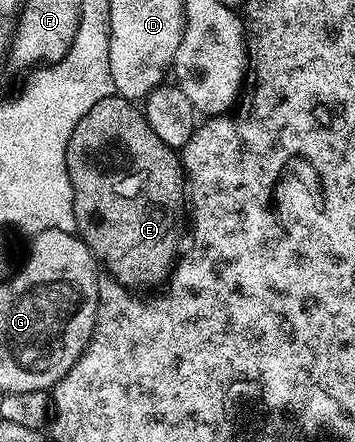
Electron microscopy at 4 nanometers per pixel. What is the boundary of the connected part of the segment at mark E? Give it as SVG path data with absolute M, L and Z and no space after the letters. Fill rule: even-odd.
M115 93L106 100L98 100L98 104L94 104L94 108L90 108L90 112L86 112L86 116L82 116L82 120L78 120L78 124L74 128L74 132L70 136L70 140L66 144L66 172L70 180L70 188L72 189L72 203L74 204L74 220L76 221L76 234L84 243L86 248L96 257L97 263L116 281L121 282L123 286L127 286L133 292L144 292L140 290L148 290L151 286L163 287L169 281L170 275L178 261L178 255L181 253L180 246L180 221L186 218L186 175L182 165L182 158L173 147L162 144L155 140L147 140L148 142L136 142L136 138L132 134L128 134L128 126L132 126L137 122L141 128L147 127L148 121L146 116L135 101L128 98L122 98Z

